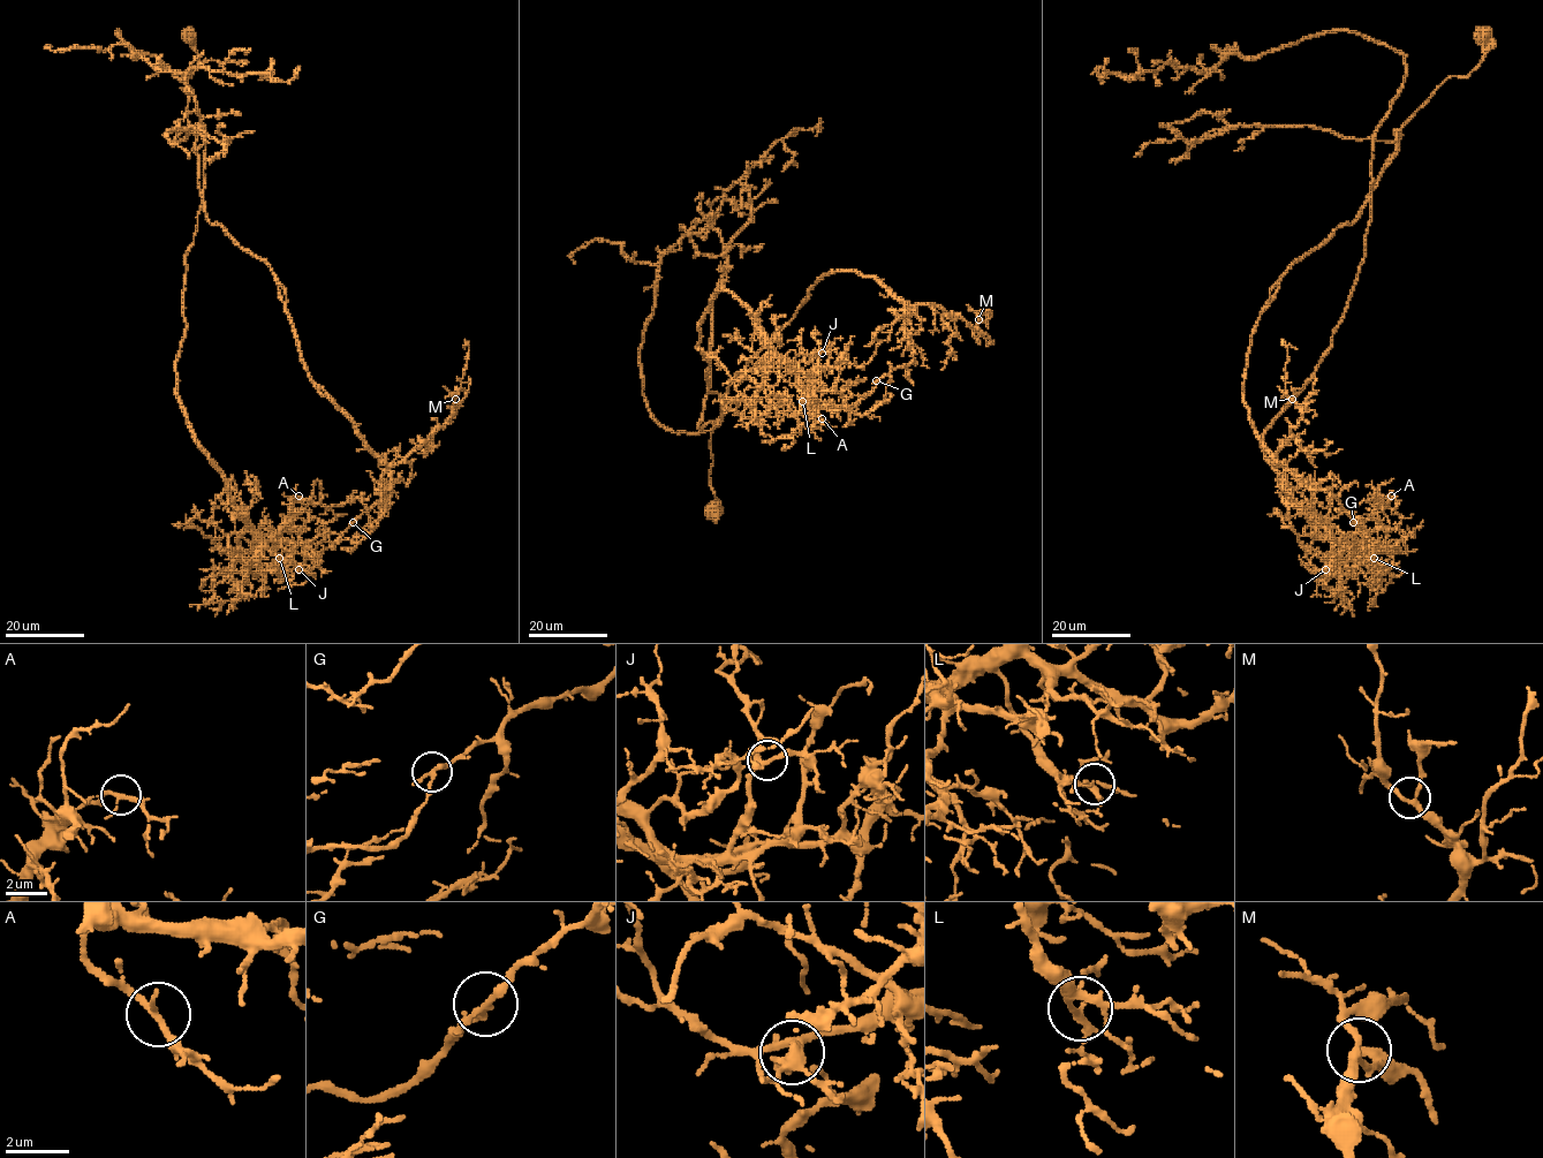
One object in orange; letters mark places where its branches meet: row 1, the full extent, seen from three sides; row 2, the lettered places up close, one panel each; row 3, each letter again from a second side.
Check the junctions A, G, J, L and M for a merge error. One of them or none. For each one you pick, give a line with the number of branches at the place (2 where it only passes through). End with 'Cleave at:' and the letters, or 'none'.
G: Branches: 3
Cleave at: G

